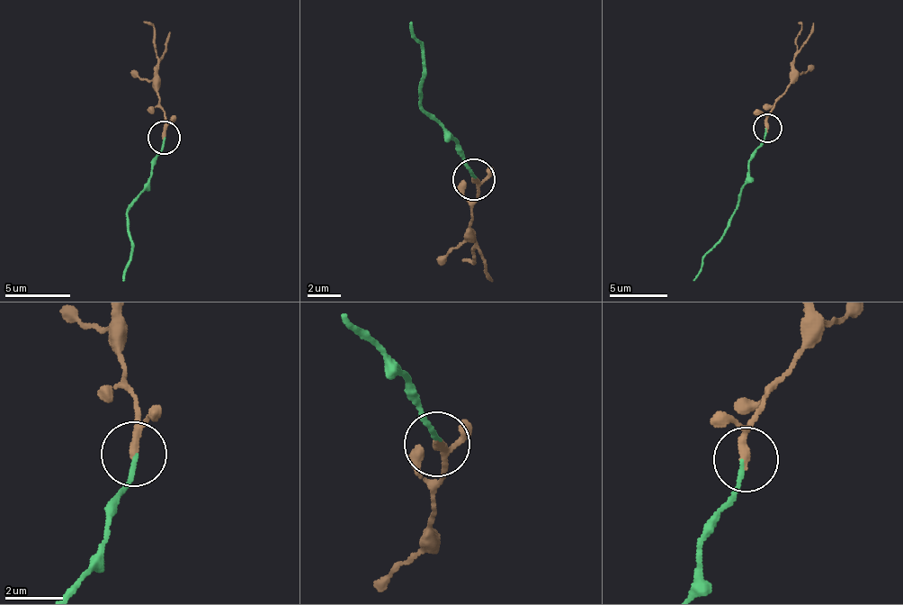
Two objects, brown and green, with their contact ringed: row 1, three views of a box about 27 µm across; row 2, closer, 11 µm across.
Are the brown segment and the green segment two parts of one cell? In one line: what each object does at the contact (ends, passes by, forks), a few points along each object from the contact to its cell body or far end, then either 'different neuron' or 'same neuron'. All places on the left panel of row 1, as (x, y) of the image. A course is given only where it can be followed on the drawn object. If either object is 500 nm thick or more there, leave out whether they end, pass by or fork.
brown passes by | green ends | brown via (163, 138), (164, 108), (156, 90), (155, 30), (144, 22) | green via (163, 138), (150, 168), (150, 185), (139, 192), (129, 216), (133, 249), (122, 281) | same neuron

